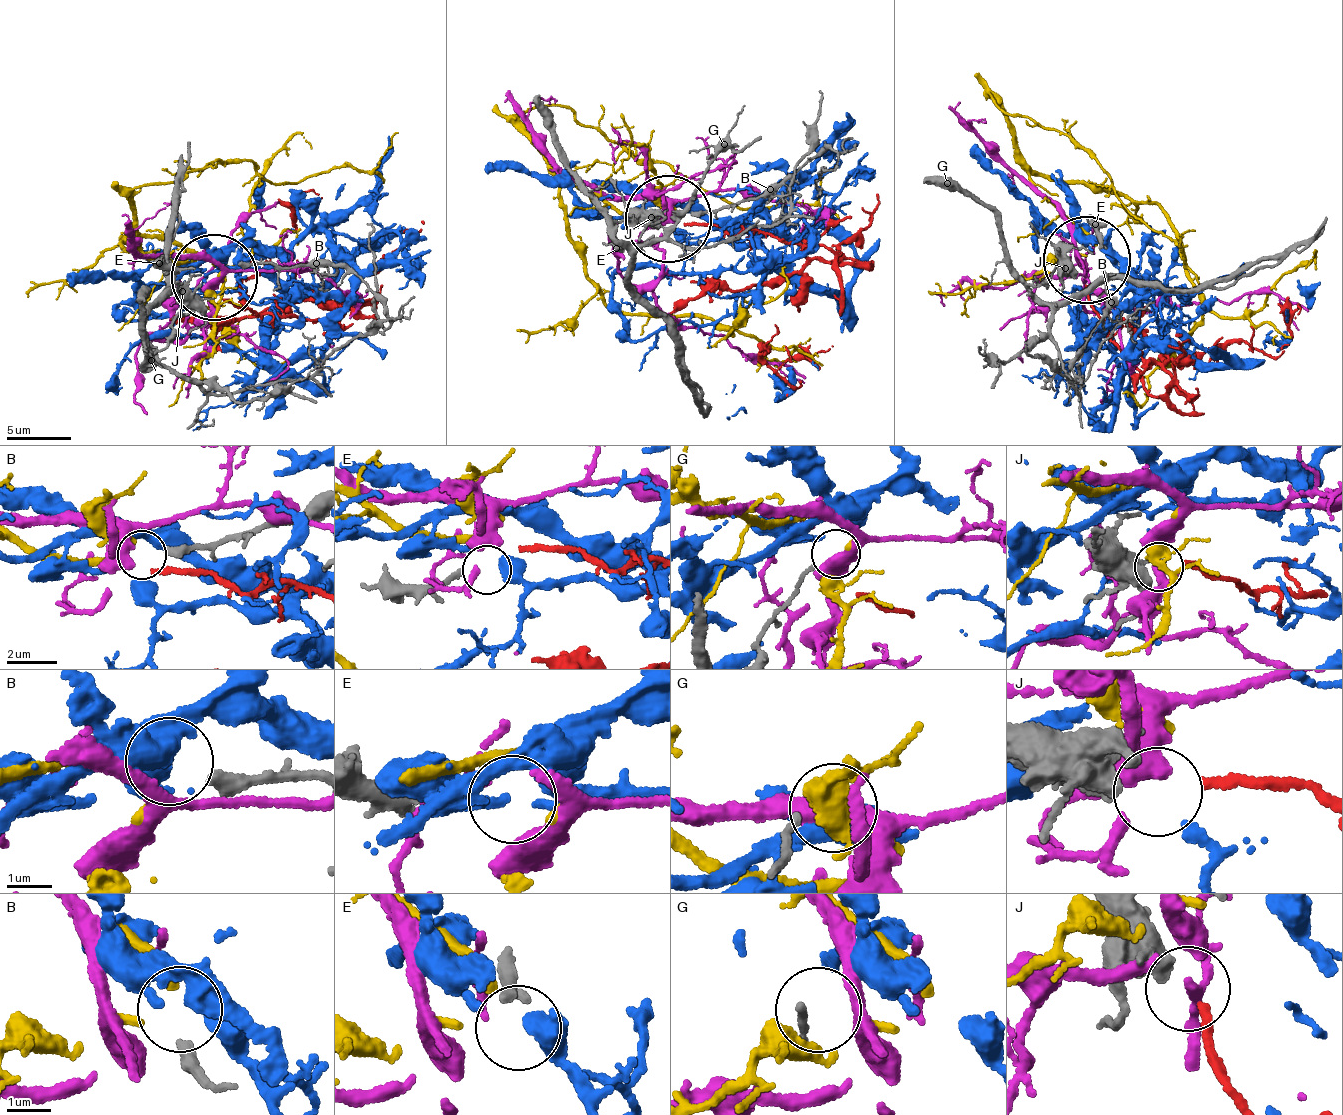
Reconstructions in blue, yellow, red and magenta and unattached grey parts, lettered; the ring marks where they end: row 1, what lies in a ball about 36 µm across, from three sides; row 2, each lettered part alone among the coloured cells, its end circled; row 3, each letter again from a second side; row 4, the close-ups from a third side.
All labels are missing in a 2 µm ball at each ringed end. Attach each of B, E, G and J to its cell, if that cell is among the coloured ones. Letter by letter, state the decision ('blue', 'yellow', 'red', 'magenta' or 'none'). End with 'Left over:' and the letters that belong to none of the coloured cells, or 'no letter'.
B: yellow
E: blue
G: none
J: red
Left over: G

